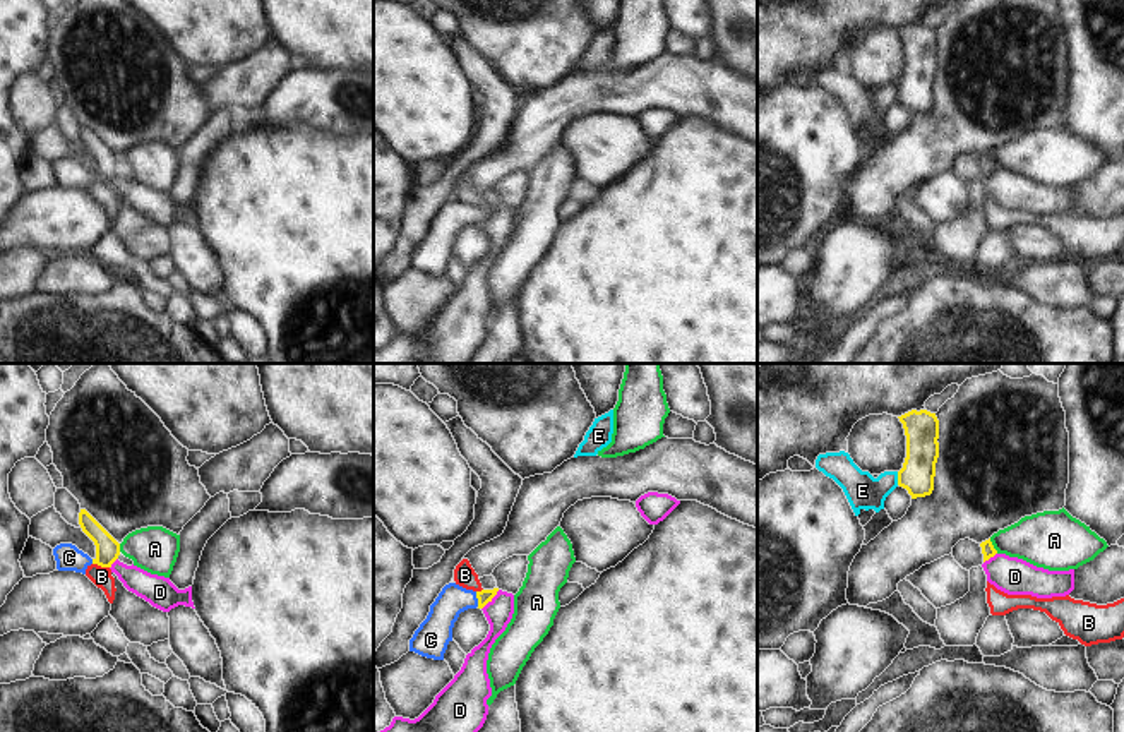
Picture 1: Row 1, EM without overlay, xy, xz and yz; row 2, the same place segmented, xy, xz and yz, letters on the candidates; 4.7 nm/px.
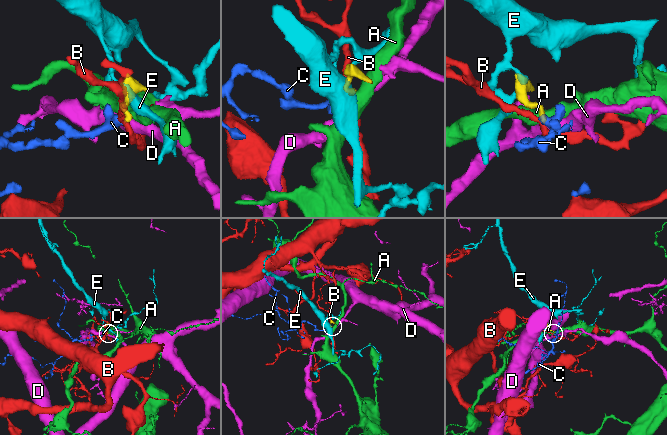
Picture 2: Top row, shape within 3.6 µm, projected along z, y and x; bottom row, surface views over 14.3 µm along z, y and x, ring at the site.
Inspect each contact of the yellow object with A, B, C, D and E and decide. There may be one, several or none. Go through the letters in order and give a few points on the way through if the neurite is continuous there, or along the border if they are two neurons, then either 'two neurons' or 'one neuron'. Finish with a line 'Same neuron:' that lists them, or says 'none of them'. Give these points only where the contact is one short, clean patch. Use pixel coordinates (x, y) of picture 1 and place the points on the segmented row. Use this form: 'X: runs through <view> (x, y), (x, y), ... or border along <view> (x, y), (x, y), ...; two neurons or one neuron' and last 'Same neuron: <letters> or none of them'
A: border along yz (989, 539), (998, 552); two neurons
B: border along xy (93, 563), (108, 568); two neurons
C: runs through xz (484, 597), (477, 597), (463, 599), (436, 631); one neuron
D: border along xz (499, 590), (482, 609); two neurons
E: border along yz (896, 472), (898, 484); two neurons
Same neuron: C

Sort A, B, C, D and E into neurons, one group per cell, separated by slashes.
A / B / C / D / E

